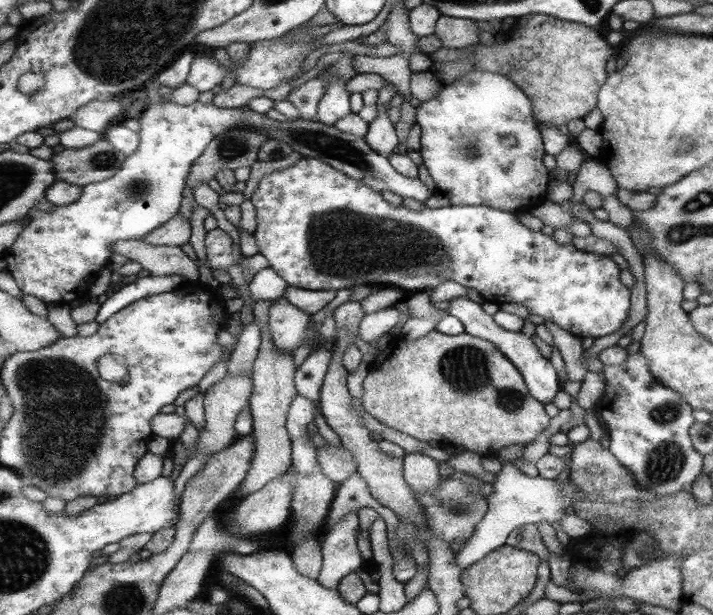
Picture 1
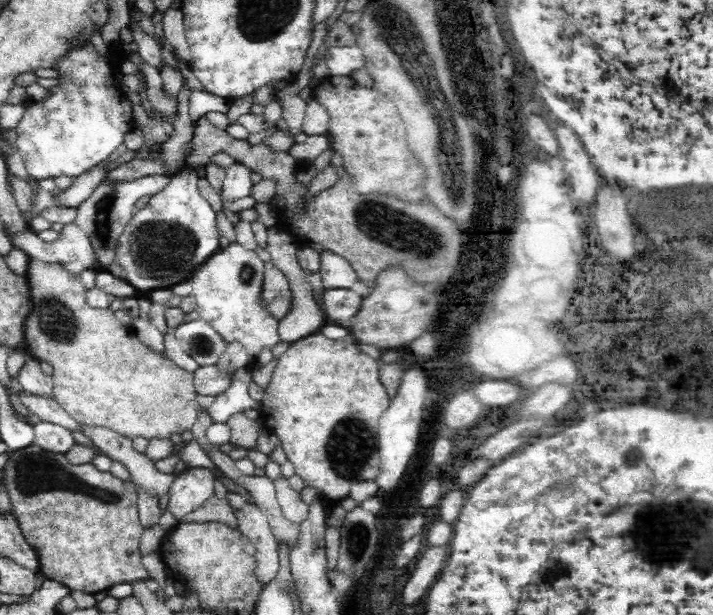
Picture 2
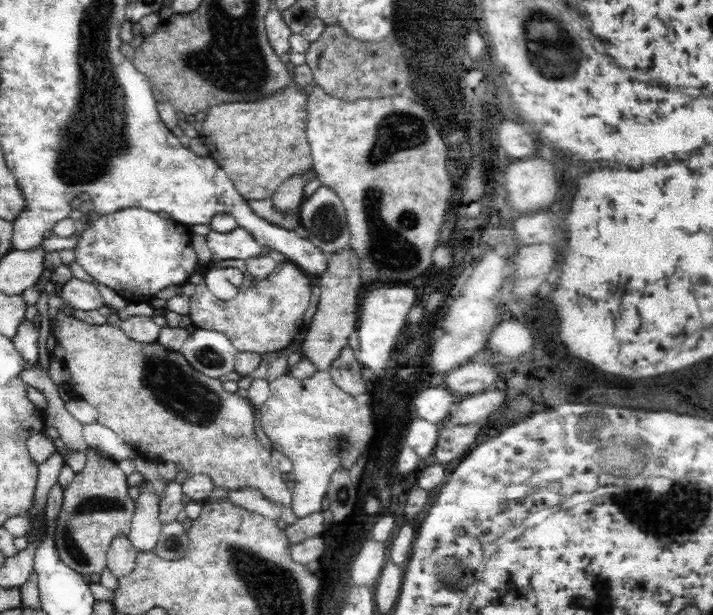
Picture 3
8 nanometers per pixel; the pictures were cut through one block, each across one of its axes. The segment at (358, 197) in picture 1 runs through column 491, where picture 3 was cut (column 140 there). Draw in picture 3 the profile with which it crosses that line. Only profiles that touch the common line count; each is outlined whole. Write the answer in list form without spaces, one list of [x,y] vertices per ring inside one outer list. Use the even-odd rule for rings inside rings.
[[[128,207],[114,214],[100,215],[91,222],[88,229],[82,232],[81,238],[73,248],[75,261],[100,284],[112,288],[125,300],[131,303],[149,302],[160,290],[168,286],[178,286],[188,282],[190,274],[196,272],[198,260],[192,247],[192,235],[189,225],[184,225],[174,219],[164,219],[157,212],[148,209]]]

